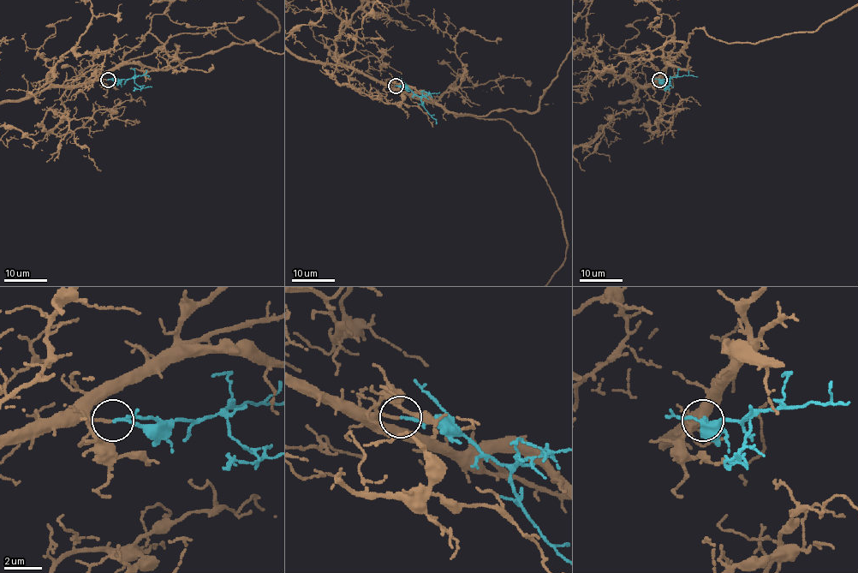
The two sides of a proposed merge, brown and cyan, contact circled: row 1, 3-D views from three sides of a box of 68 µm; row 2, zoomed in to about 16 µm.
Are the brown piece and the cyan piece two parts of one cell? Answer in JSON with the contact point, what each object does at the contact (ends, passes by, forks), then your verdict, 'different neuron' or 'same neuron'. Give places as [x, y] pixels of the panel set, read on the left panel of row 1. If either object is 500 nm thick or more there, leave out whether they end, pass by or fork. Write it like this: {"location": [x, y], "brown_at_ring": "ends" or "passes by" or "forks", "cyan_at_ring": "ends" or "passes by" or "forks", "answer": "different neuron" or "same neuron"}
{"location": [108, 80], "brown_at_ring": "ends", "cyan_at_ring": "ends", "answer": "same neuron"}

